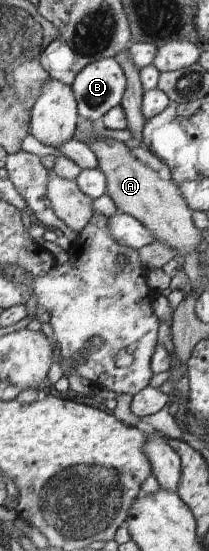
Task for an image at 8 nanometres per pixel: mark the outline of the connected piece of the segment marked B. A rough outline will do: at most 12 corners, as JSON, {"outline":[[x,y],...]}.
{"outline":[[113,56],[71,85],[80,119],[98,121],[123,103],[127,77]]}

